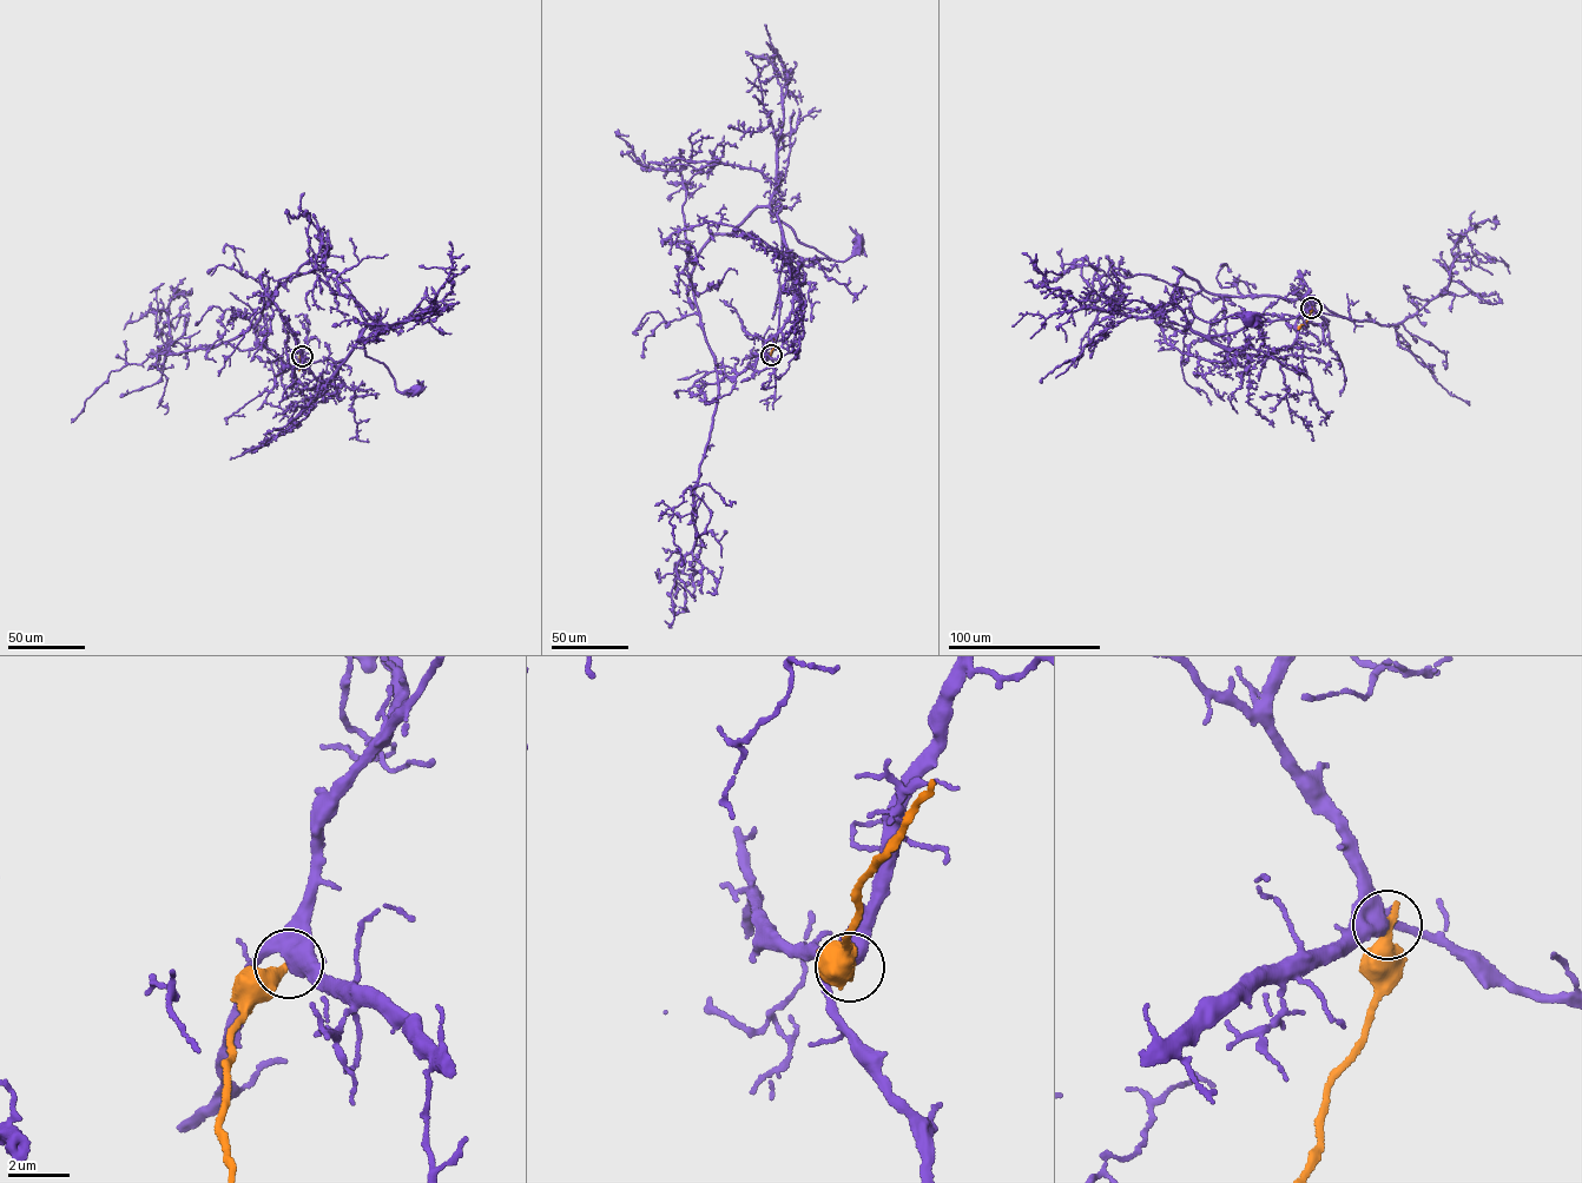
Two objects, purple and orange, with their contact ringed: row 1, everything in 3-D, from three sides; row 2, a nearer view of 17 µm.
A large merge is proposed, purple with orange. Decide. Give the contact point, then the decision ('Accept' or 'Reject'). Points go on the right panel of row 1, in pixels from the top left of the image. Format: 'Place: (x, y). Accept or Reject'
Place: (1311, 308). Reject

